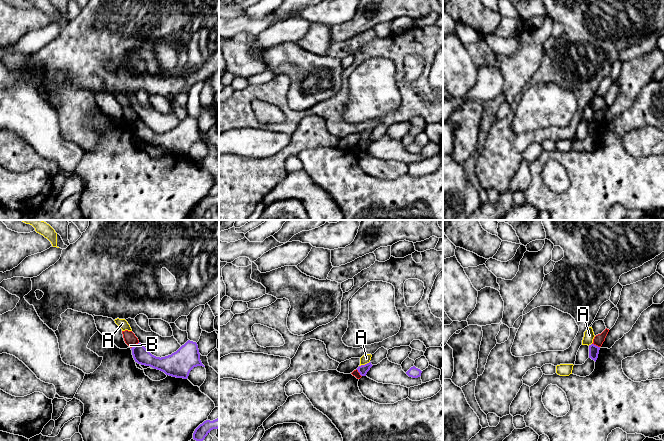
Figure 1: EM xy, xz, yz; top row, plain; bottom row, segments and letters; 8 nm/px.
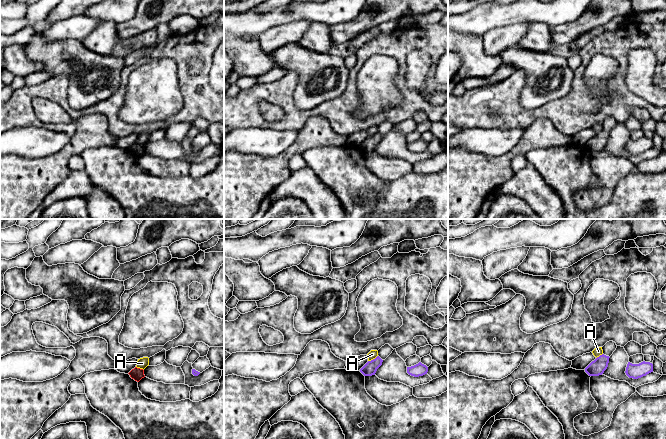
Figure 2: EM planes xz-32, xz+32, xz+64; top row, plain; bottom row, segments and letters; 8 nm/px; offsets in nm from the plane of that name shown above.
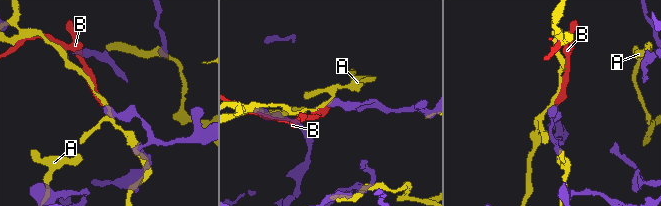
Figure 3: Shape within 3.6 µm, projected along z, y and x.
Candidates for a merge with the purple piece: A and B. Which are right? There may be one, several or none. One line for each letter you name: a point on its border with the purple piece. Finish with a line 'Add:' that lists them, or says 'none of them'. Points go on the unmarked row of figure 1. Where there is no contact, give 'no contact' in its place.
Add: none of them

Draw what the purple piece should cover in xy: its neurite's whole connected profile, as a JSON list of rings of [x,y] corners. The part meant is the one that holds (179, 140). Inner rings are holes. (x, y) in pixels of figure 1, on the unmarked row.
[[[190,116],[176,128],[161,134],[152,131],[141,119],[136,120],[131,126],[138,140],[150,142],[176,154],[187,155],[194,143],[205,143],[200,136],[197,119]]]

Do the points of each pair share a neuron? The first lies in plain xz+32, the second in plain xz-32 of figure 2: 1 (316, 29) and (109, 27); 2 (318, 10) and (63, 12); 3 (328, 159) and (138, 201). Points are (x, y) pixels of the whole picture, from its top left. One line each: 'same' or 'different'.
1: same
2: different
3: same

